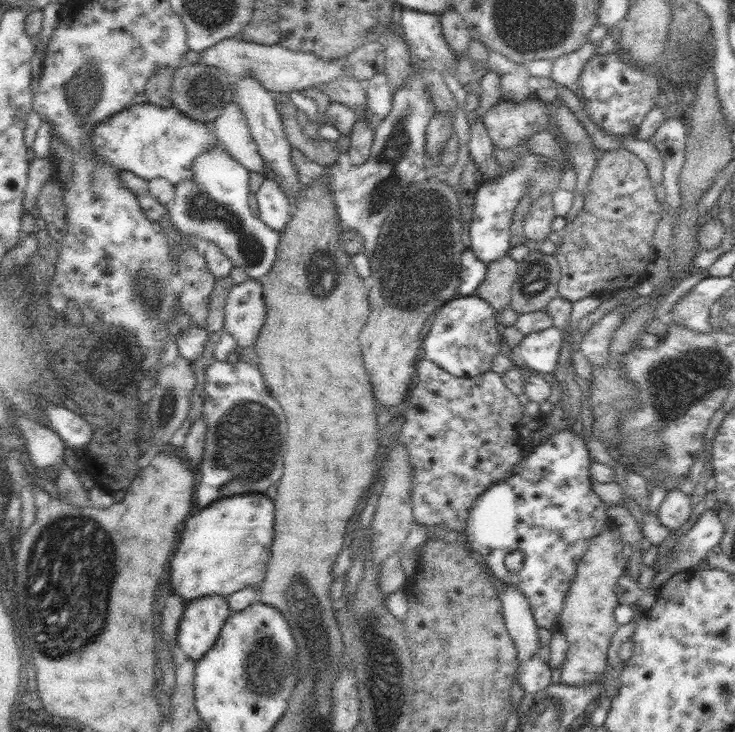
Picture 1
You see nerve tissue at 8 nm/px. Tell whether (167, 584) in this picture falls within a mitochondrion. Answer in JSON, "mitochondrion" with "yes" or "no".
{"mitochondrion":"no"}

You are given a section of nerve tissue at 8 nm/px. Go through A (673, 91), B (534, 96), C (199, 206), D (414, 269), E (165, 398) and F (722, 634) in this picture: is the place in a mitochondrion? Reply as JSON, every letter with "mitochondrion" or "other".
{"A":"mitochondrion","B":"other","C":"mitochondrion","D":"mitochondrion","E":"mitochondrion","F":"other"}

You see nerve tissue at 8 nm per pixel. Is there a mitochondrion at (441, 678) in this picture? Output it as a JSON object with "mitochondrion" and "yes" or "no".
{"mitochondrion":"no"}

